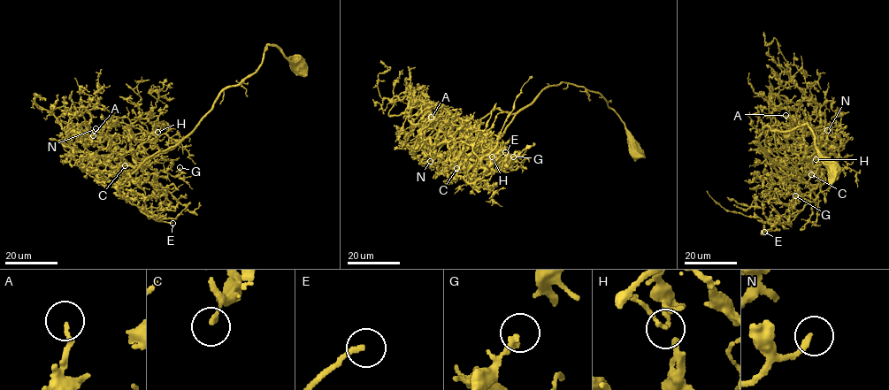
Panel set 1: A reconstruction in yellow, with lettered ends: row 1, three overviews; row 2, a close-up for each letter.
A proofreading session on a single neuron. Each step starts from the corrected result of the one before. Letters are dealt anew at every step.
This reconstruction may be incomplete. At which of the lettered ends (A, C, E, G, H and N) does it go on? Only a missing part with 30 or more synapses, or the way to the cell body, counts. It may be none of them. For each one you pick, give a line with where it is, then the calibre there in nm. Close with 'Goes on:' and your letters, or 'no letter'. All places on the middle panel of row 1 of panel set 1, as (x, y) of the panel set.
A: at (431, 117); 180 nm thick
E: at (505, 152); 150 nm thick
N: at (430, 161); 200 nm thick
Goes on: A, E, N

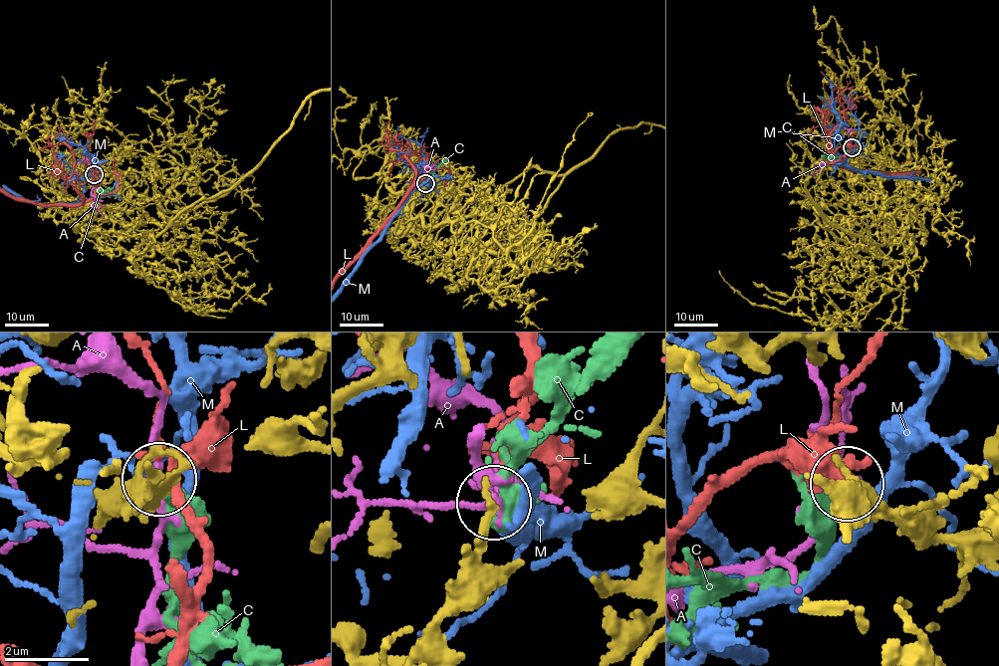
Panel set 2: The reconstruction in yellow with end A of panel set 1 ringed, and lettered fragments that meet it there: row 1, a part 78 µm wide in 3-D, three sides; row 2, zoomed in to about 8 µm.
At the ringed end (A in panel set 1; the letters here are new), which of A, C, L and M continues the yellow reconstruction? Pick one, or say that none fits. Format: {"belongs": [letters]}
{"belongs": ["C"]}

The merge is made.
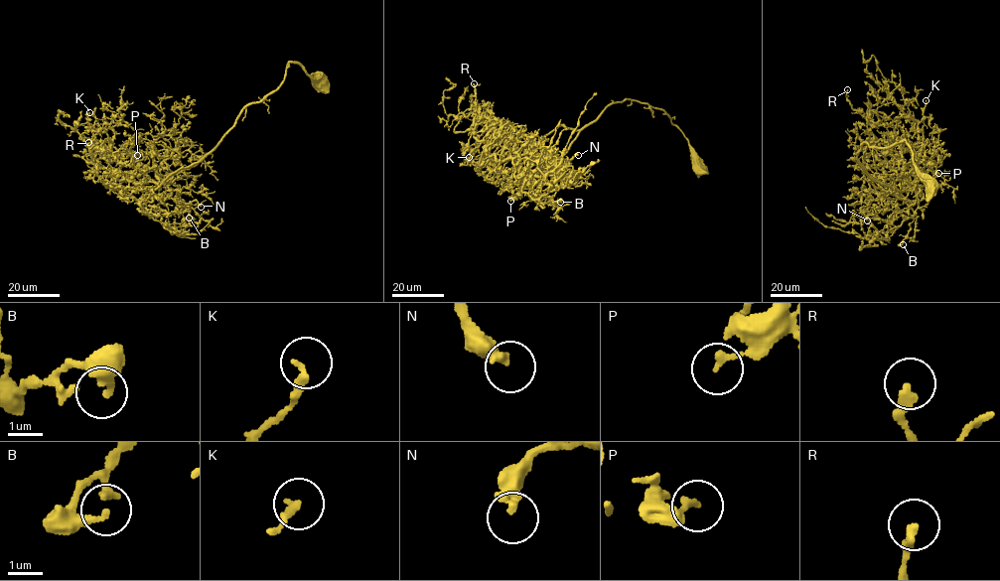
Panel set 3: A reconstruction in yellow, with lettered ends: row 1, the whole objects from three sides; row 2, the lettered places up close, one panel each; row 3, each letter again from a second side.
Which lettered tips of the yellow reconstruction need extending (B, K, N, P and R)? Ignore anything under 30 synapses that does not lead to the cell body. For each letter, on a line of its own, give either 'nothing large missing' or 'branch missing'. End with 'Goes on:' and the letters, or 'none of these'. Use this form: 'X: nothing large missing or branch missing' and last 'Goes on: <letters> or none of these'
B: nothing large missing
K: nothing large missing
N: nothing large missing
P: nothing large missing
R: nothing large missing
Goes on: none of these

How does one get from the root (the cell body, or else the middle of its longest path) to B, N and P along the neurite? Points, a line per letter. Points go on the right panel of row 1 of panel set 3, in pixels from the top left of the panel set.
B: (929, 187), (906, 140), (879, 148), (861, 145), (857, 161), (867, 175), (918, 205), (903, 244)
N: (929, 187), (906, 140), (863, 143), (863, 171), (914, 213), (897, 226), (874, 215), (867, 220)
P: (929, 187), (906, 140), (861, 145), (857, 161), (867, 175), (898, 190), (904, 190), (917, 163), (938, 173)

